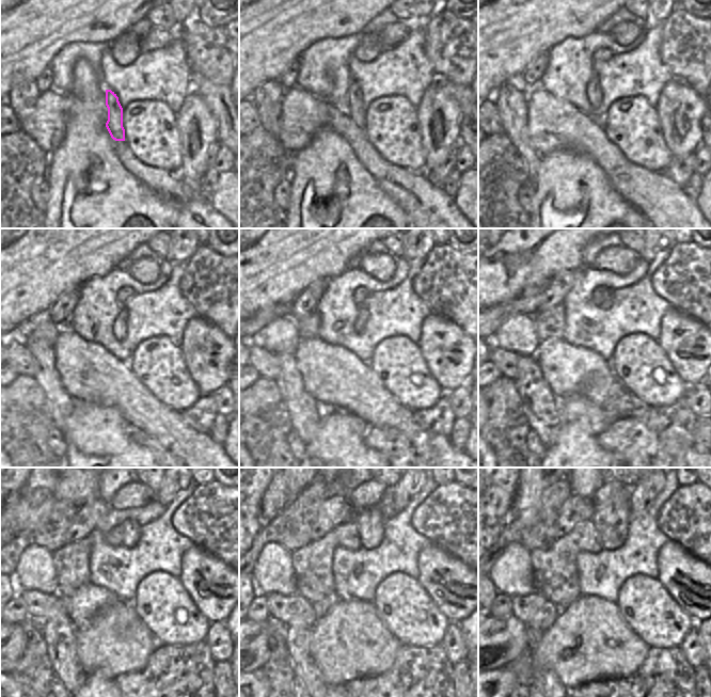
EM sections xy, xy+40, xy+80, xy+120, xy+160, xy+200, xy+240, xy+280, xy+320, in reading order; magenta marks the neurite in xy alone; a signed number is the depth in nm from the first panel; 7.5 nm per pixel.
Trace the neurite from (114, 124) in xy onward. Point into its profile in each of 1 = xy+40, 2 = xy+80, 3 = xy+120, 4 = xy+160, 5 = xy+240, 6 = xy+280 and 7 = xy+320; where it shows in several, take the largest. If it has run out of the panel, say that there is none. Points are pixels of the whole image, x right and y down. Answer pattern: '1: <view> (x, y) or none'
1: xy+40 (353, 94)
2: xy+80 (594, 92)
3: xy+120 (120, 327)
4: xy+160 (361, 320)
5: xy+240 (130, 529)
6: xy+280 (369, 521)
7: xy+320 (611, 518)

